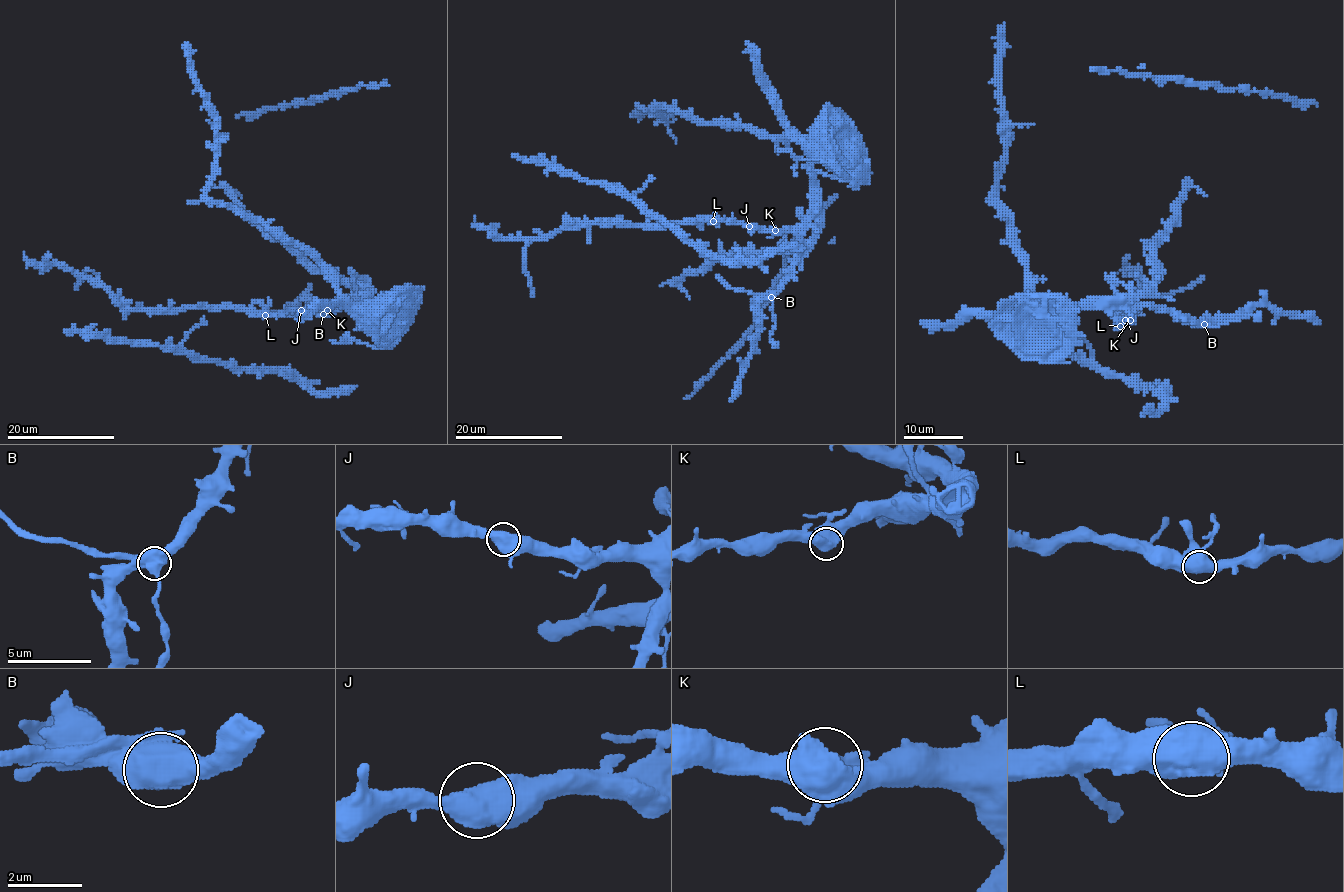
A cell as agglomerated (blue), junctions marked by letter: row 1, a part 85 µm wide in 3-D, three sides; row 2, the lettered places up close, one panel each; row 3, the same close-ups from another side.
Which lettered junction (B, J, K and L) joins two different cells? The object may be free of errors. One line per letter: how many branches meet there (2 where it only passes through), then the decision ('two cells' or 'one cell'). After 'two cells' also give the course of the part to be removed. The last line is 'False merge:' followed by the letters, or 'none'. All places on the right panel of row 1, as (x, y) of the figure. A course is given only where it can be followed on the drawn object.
B: 2 branches meet; two cells; foreign part runs (1204, 324), (1219, 326), (1261, 314)
J: 2 branches meet; one cell
K: 2 branches meet; one cell
L: 2 branches meet; one cell
False merge: B

